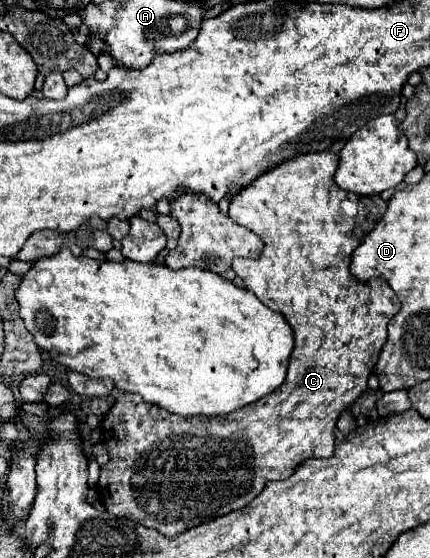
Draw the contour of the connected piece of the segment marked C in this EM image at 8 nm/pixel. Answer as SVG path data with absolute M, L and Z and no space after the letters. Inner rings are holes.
M325 151L285 161L273 171L261 175L239 195L235 195L229 207L229 217L237 225L245 225L247 229L255 231L265 243L259 259L233 259L233 271L245 281L245 287L253 291L261 303L285 315L287 323L293 329L295 347L283 385L231 415L205 419L181 417L157 405L139 401L139 395L135 393L121 393L109 409L109 415L105 415L101 421L101 433L109 451L109 463L101 467L101 477L97 483L99 499L115 517L127 517L173 539L185 529L243 509L261 493L269 481L287 479L301 461L309 457L333 455L335 423L341 411L351 407L355 399L367 389L367 377L371 375L379 351L387 341L387 323L399 311L399 299L383 279L371 279L367 285L363 285L349 273L353 249L361 243L363 235L367 235L381 219L387 203L379 195L361 197L339 189L333 181L337 159L337 155ZM345 199L357 205L355 217L345 215L341 209L341 203ZM171 435L203 437L187 437L193 451L191 463L185 463L181 459L181 451L173 451L173 447L181 443L181 437ZM227 439L241 439L245 447L231 451L233 443Z

